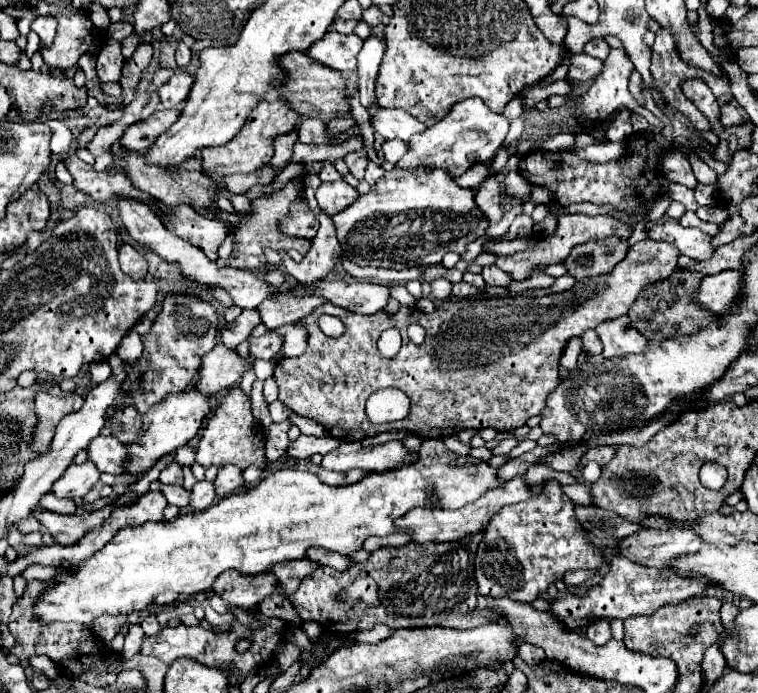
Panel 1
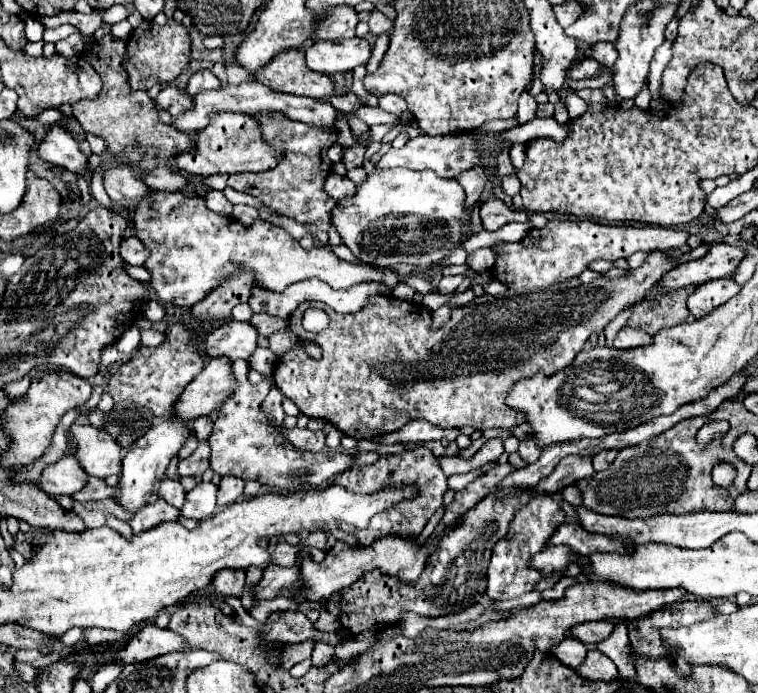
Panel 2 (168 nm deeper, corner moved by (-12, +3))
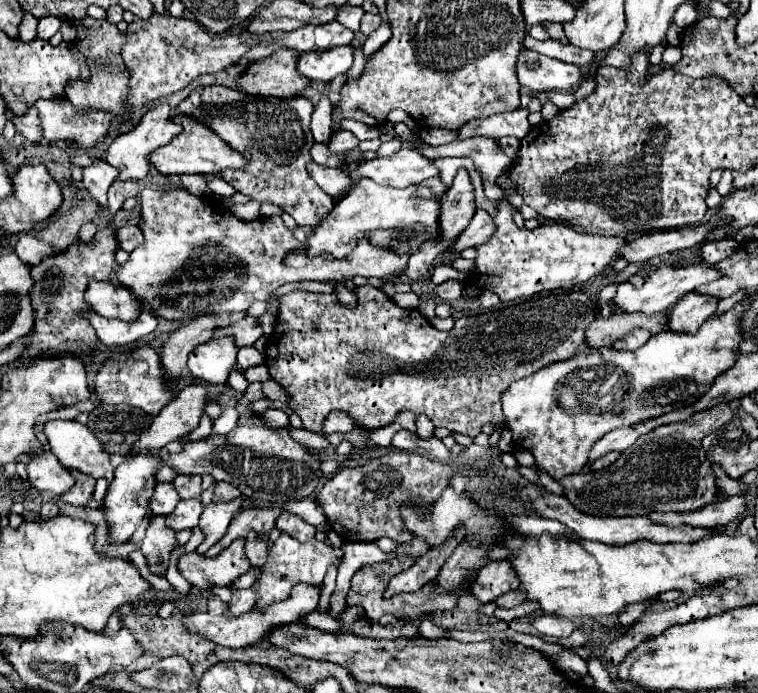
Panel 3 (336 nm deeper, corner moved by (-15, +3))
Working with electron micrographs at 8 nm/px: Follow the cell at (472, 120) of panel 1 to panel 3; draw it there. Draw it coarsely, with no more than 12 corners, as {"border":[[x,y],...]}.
{"border":[[414,147],[362,163],[352,183],[368,177],[408,187],[438,175],[434,161]]}

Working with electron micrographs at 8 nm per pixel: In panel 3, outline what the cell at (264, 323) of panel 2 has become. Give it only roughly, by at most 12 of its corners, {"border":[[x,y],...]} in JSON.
{"border":[[256,317],[220,327],[214,337],[232,335],[238,347],[254,345],[264,335]]}

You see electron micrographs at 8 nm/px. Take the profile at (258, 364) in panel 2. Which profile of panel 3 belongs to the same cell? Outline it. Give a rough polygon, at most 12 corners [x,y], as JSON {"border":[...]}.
{"border":[[266,363],[248,367],[244,371],[250,383],[270,379]]}

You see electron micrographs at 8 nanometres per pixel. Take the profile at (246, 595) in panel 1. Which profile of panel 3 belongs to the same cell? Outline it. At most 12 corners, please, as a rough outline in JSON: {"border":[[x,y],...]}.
{"border":[[244,539],[216,557],[182,555],[182,577],[200,591],[232,587],[250,569]]}

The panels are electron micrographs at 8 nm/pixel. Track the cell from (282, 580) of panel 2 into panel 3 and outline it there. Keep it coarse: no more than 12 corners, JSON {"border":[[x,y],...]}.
{"border":[[236,589],[230,601],[230,613],[254,609],[256,589]]}

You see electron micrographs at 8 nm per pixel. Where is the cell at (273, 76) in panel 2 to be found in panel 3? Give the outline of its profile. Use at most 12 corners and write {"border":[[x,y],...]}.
{"border":[[280,47],[238,79],[248,95],[298,97],[310,79]]}

